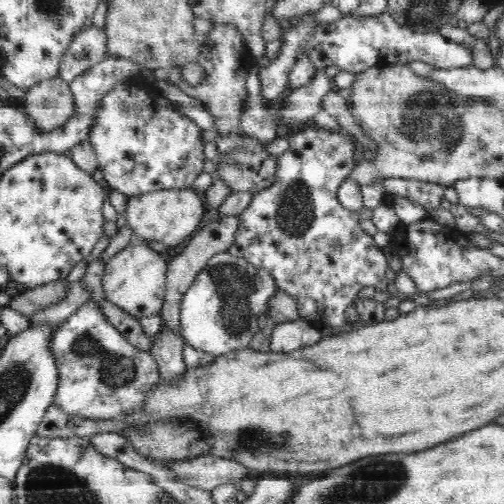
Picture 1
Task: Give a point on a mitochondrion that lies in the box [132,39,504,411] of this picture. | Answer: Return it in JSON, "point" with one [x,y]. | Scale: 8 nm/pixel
{"point":[430,121]}

